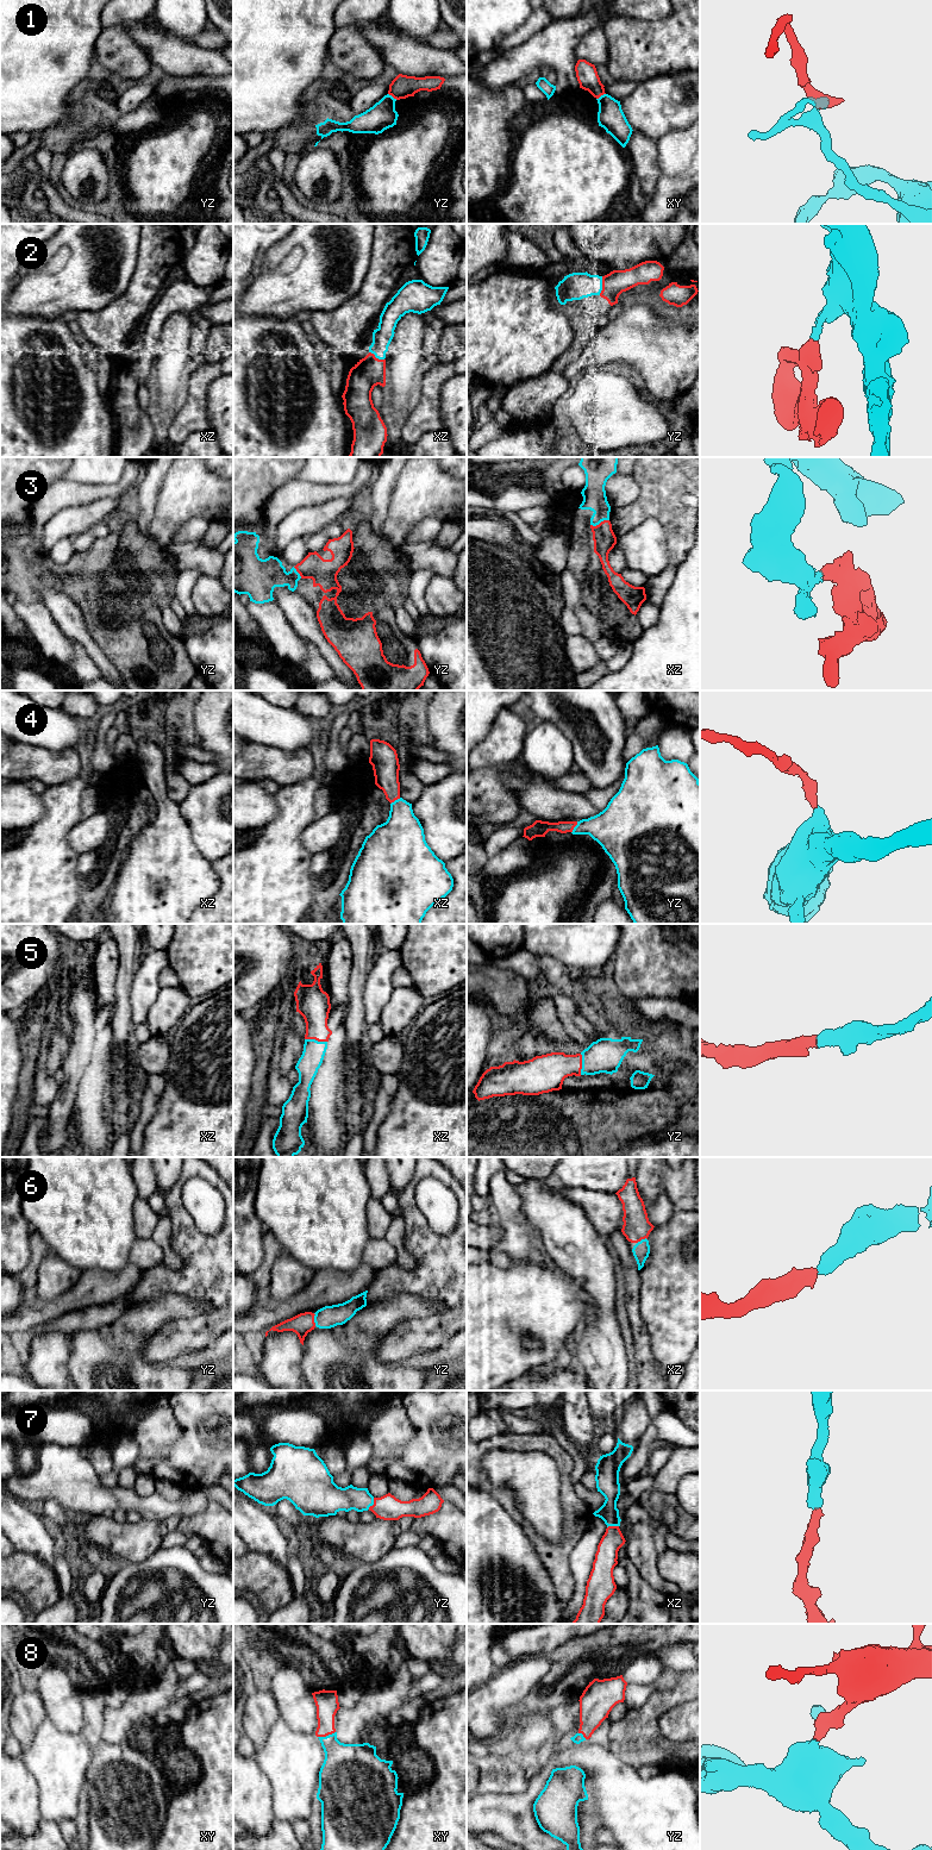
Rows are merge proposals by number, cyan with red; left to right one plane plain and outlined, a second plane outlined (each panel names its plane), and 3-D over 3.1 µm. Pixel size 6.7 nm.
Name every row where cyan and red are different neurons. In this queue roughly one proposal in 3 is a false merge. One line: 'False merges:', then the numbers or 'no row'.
False merges: 1

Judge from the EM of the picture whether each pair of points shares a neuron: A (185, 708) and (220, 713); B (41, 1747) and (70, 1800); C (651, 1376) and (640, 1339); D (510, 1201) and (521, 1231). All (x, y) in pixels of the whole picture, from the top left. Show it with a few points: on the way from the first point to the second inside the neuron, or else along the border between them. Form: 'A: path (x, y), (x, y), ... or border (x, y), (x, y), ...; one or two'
A: border (195, 702), (193, 731), (198, 737); two
B: path (54, 1760), (60, 1767), (61, 1787); one
C: path (645, 1367), (642, 1349); one
D: path (510, 1208), (510, 1216), (514, 1224); one

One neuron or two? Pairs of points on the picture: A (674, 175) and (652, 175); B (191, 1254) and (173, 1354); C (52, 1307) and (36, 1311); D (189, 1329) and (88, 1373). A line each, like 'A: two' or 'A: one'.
A: two
B: one
C: one
D: two

